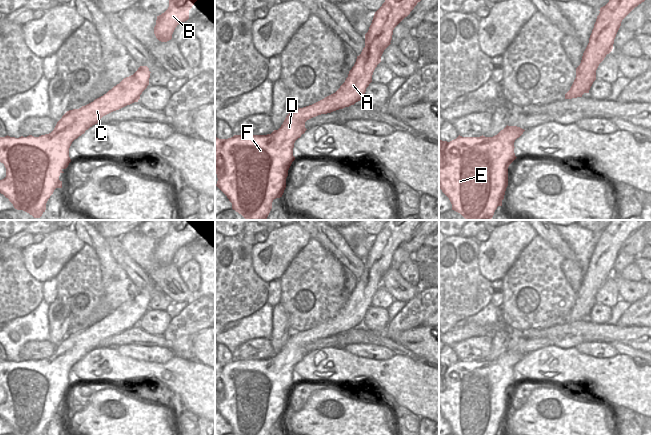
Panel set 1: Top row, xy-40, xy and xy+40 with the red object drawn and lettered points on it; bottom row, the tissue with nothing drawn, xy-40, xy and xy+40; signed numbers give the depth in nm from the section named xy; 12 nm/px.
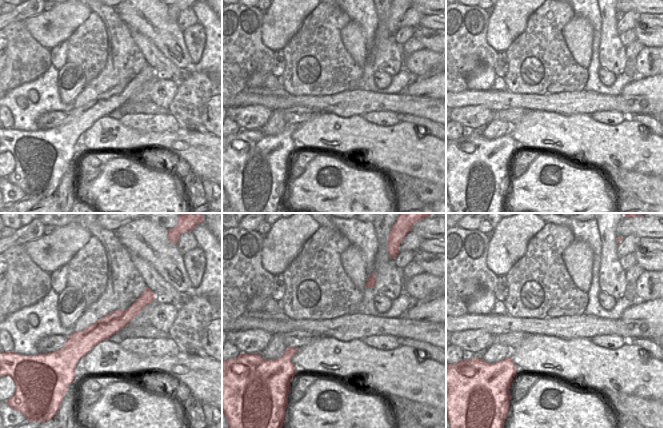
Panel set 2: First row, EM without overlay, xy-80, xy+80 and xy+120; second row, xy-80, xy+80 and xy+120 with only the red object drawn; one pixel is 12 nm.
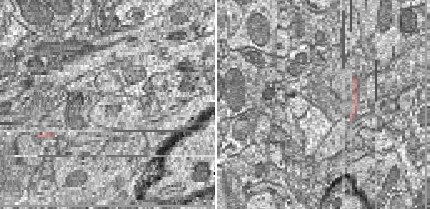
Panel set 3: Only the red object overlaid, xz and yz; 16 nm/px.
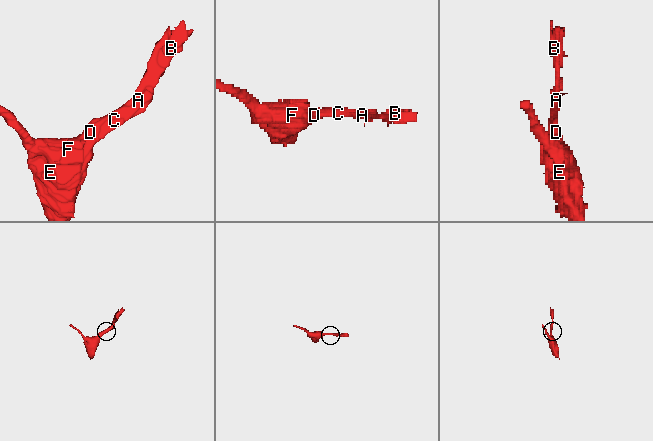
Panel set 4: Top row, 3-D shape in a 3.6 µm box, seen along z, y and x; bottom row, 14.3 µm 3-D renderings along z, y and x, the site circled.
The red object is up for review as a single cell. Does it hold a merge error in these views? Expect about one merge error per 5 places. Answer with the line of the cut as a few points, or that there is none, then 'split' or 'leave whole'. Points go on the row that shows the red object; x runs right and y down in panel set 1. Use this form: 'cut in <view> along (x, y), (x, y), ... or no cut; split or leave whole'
no cut; leave whole

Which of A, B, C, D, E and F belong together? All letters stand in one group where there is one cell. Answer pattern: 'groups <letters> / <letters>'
groups A B C D E F

